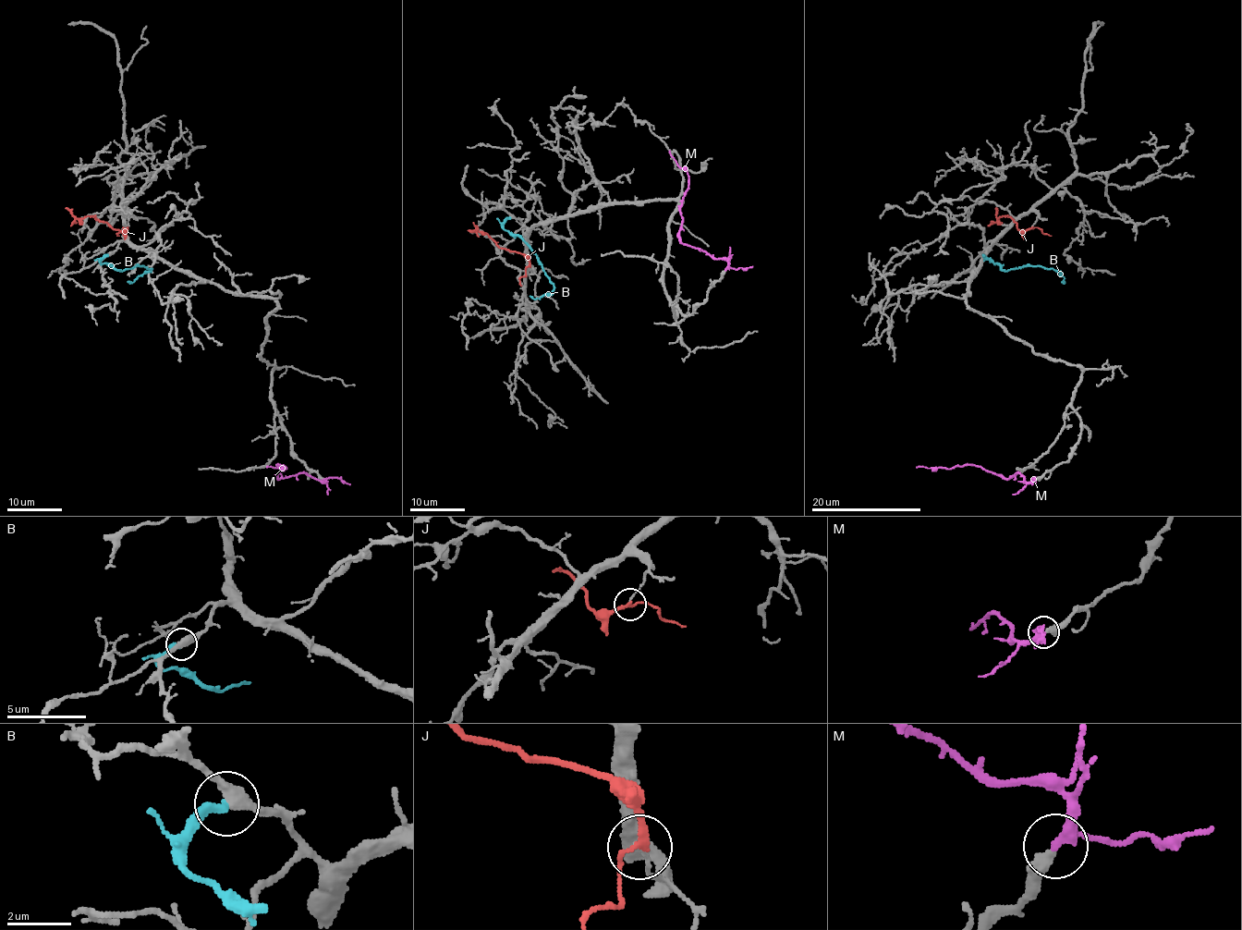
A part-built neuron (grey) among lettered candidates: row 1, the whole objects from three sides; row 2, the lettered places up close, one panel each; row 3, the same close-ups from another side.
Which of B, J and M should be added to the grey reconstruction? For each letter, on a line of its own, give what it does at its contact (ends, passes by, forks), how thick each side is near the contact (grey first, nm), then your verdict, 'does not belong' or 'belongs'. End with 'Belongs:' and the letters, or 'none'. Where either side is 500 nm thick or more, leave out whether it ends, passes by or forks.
B: it ends | 400/320 nm | does not belong
J: it passes by | 90/180 nm | does not belong
M: it passes by | 400/280 nm | belongs
Belongs: M

